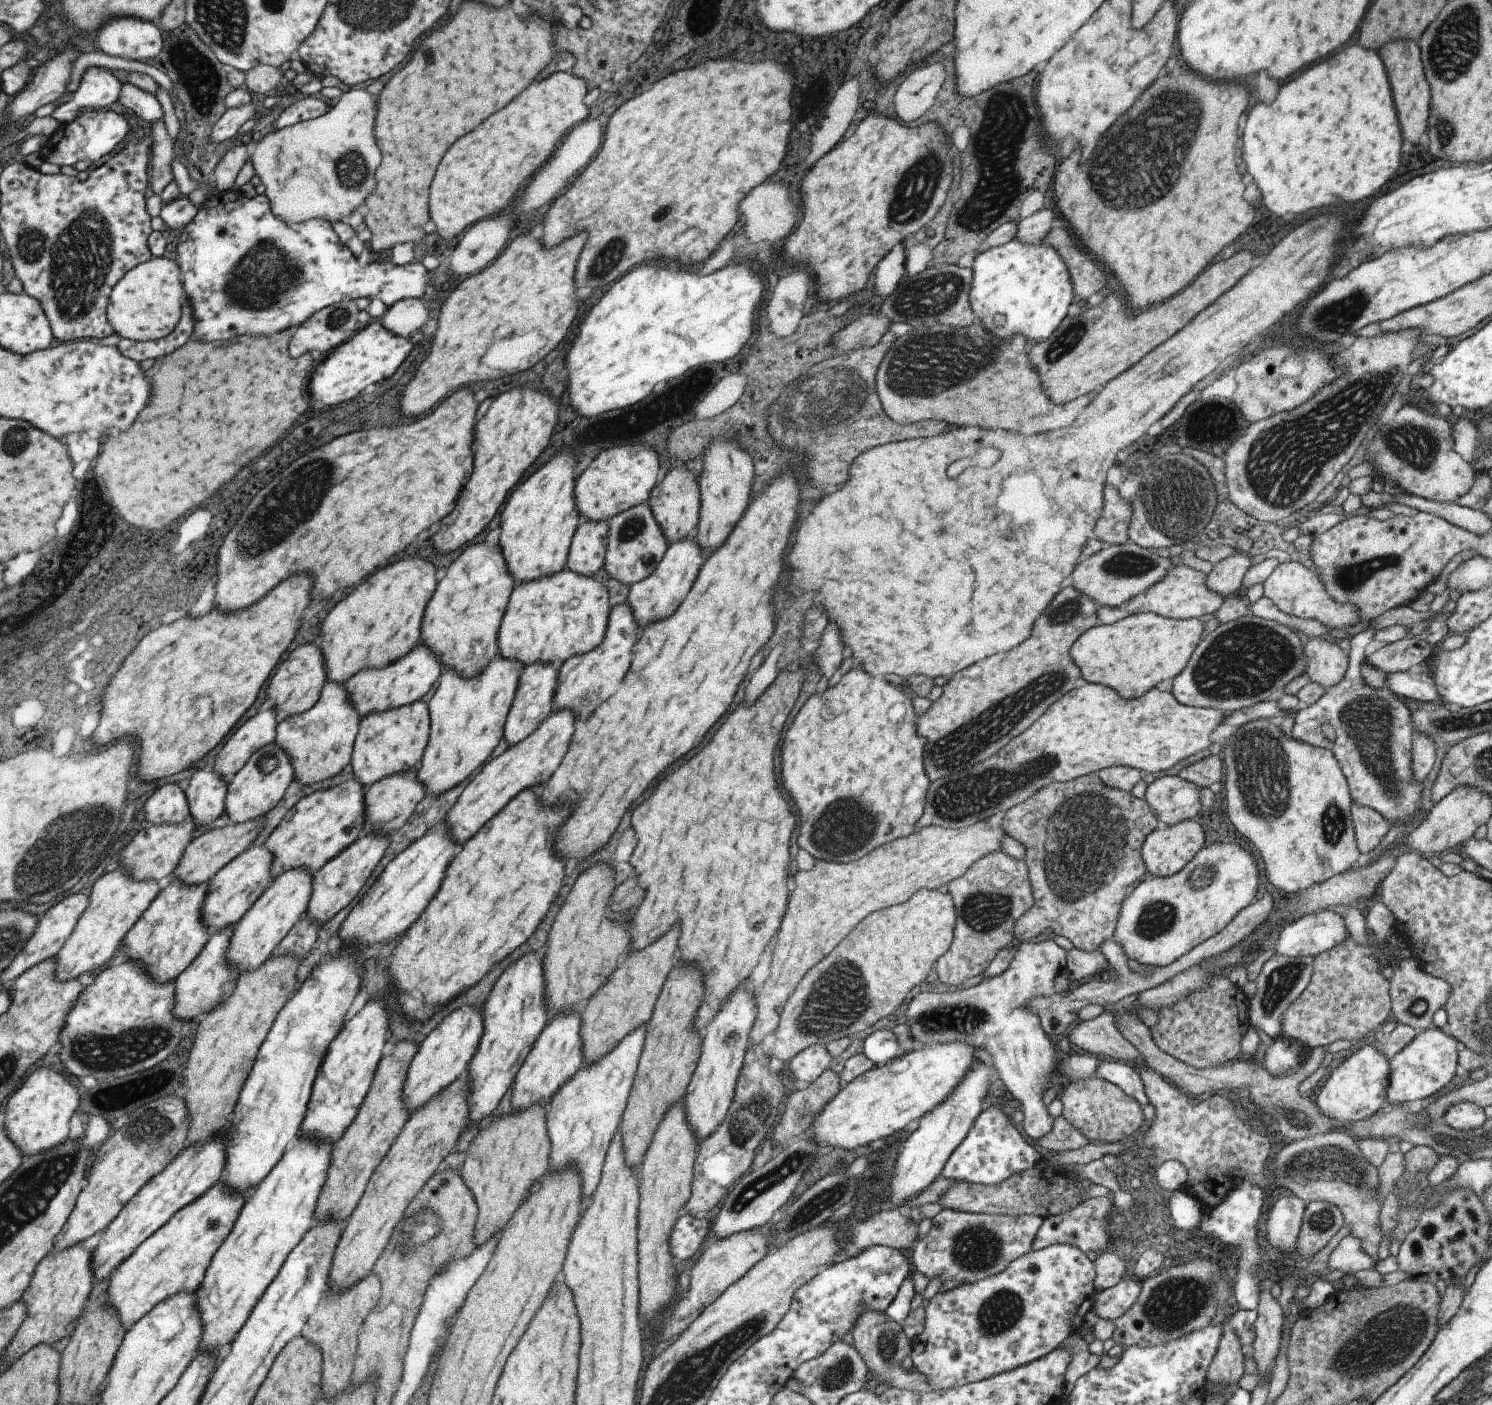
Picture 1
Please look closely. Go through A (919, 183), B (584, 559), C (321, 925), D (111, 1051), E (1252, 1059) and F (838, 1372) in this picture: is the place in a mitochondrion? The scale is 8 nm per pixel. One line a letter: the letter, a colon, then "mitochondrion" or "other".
A: mitochondrion
B: other
C: other
D: mitochondrion
E: other
F: mitochondrion

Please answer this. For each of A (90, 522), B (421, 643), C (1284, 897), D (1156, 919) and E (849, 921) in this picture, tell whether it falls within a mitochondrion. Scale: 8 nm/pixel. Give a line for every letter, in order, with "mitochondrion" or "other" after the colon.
A: mitochondrion
B: other
C: other
D: mitochondrion
E: other

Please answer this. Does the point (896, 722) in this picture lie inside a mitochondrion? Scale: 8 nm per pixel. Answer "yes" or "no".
no

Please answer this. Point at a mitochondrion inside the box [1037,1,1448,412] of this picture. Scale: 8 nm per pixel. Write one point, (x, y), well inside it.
(1133, 159)

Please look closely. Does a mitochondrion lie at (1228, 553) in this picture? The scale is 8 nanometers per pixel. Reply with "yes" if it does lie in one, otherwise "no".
no

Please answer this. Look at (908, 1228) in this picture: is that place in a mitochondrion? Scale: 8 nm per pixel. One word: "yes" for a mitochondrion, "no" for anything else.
no

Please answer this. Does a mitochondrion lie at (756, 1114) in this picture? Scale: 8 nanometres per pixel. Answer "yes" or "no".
yes

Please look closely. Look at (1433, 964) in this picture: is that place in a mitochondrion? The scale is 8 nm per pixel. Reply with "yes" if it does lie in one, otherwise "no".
no

